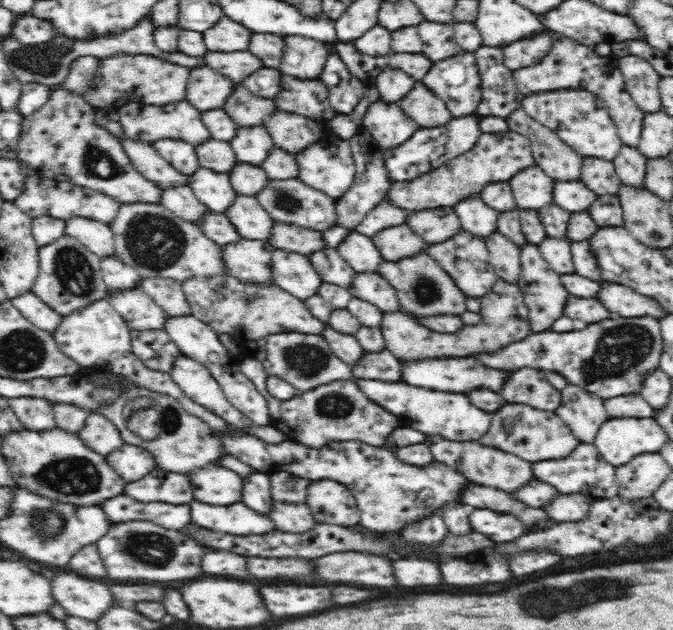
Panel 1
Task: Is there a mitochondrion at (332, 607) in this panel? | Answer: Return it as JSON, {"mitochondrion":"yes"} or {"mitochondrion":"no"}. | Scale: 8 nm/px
{"mitochondrion":"no"}

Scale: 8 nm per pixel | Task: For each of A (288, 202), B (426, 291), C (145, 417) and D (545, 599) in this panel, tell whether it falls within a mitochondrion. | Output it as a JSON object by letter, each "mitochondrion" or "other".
{"A":"mitochondrion","B":"mitochondrion","C":"mitochondrion","D":"mitochondrion"}

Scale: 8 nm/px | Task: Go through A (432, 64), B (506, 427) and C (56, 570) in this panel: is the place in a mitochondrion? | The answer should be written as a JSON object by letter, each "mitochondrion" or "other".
{"A":"other","B":"other","C":"other"}

